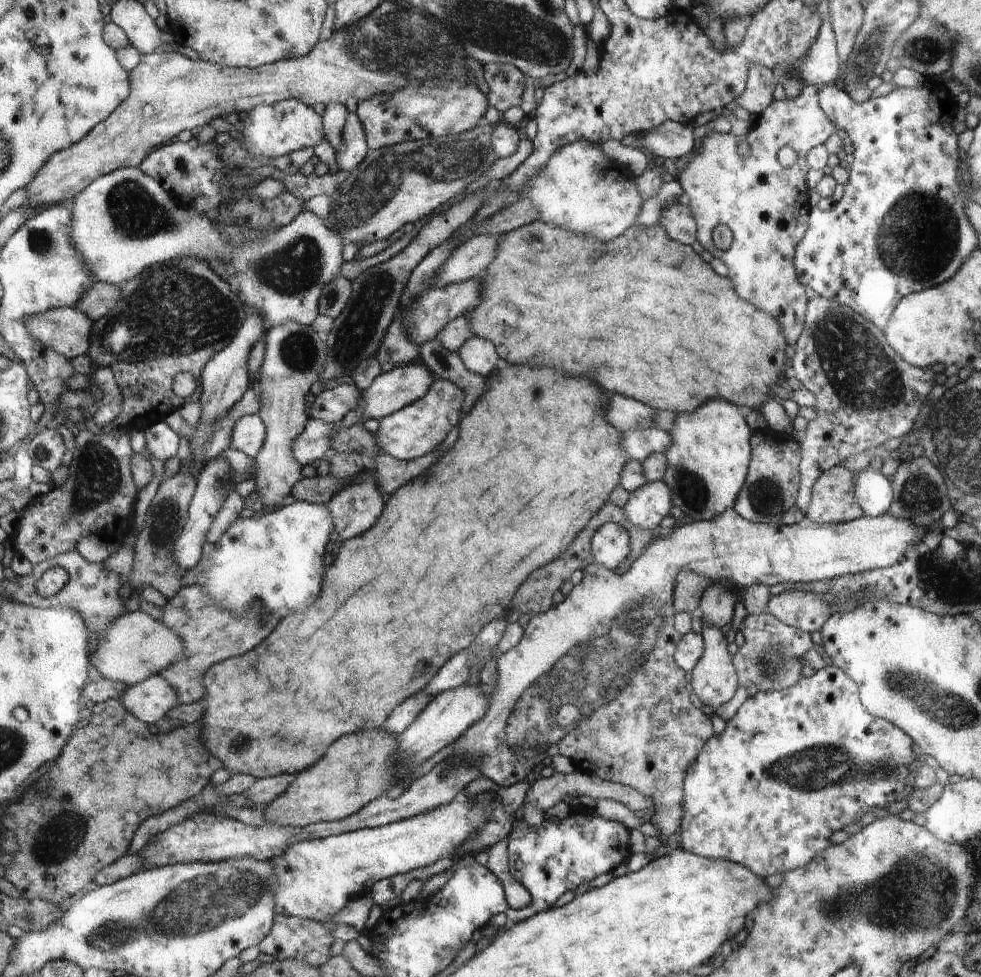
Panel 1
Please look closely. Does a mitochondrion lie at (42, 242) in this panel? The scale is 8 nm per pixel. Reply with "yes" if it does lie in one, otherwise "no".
yes

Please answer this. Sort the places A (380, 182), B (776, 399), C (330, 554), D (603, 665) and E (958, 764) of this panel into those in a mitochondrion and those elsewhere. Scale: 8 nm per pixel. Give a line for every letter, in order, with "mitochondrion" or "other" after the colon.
A: mitochondrion
B: other
C: other
D: mitochondrion
E: other

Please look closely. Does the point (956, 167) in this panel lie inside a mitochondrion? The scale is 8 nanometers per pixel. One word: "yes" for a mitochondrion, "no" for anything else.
no

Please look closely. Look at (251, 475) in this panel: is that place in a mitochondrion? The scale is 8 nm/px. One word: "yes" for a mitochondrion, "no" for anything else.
no

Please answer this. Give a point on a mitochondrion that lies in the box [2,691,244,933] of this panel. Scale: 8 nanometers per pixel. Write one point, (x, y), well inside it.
(57, 839)

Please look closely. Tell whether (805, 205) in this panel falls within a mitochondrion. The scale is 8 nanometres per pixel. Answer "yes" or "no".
no

